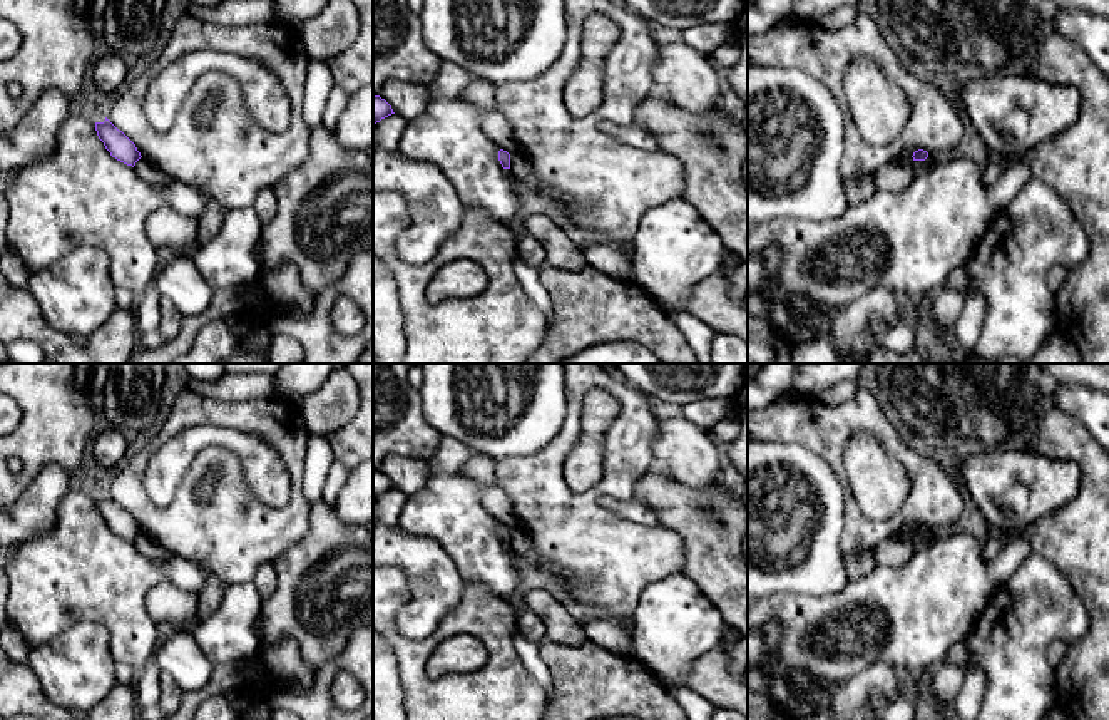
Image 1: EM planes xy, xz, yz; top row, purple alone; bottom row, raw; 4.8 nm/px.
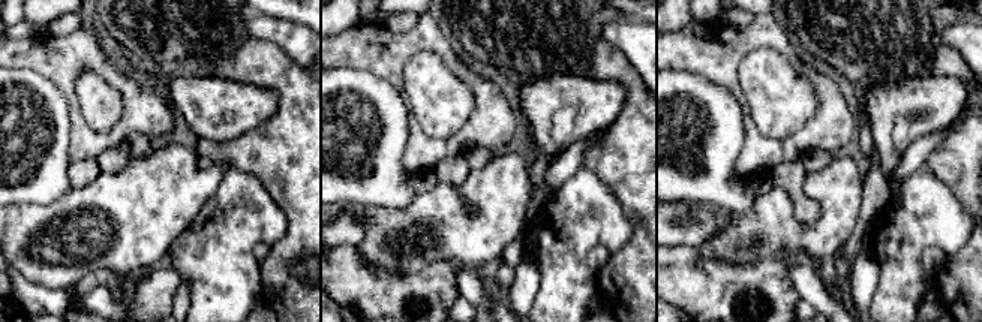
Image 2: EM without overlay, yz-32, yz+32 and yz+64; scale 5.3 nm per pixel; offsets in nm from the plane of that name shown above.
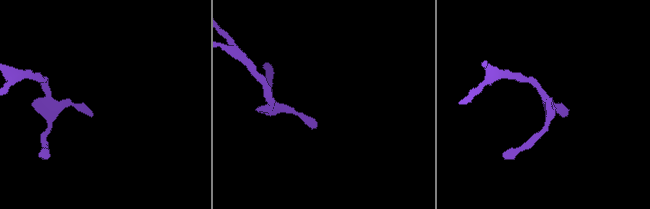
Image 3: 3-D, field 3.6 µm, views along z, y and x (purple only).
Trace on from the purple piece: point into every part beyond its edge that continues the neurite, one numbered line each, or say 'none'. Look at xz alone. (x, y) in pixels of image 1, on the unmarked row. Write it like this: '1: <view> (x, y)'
none

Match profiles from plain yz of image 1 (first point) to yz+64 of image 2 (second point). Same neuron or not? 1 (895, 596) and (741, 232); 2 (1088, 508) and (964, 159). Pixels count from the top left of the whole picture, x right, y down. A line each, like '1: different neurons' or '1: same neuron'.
1: same neuron
2: same neuron

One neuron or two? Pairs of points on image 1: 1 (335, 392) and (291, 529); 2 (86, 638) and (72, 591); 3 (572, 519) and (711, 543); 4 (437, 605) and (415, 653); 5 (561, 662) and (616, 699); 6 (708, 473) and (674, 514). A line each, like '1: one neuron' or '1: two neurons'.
1: two neurons
2: two neurons
3: two neurons
4: two neurons
5: one neuron
6: two neurons

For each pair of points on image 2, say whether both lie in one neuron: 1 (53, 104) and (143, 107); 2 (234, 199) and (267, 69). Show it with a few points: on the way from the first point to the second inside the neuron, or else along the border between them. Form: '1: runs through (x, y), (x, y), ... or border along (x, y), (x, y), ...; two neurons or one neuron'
1: border along (45, 77), (57, 86), (68, 102), (71, 138); two neurons
2: border along (233, 166), (252, 174), (269, 193); two neurons

